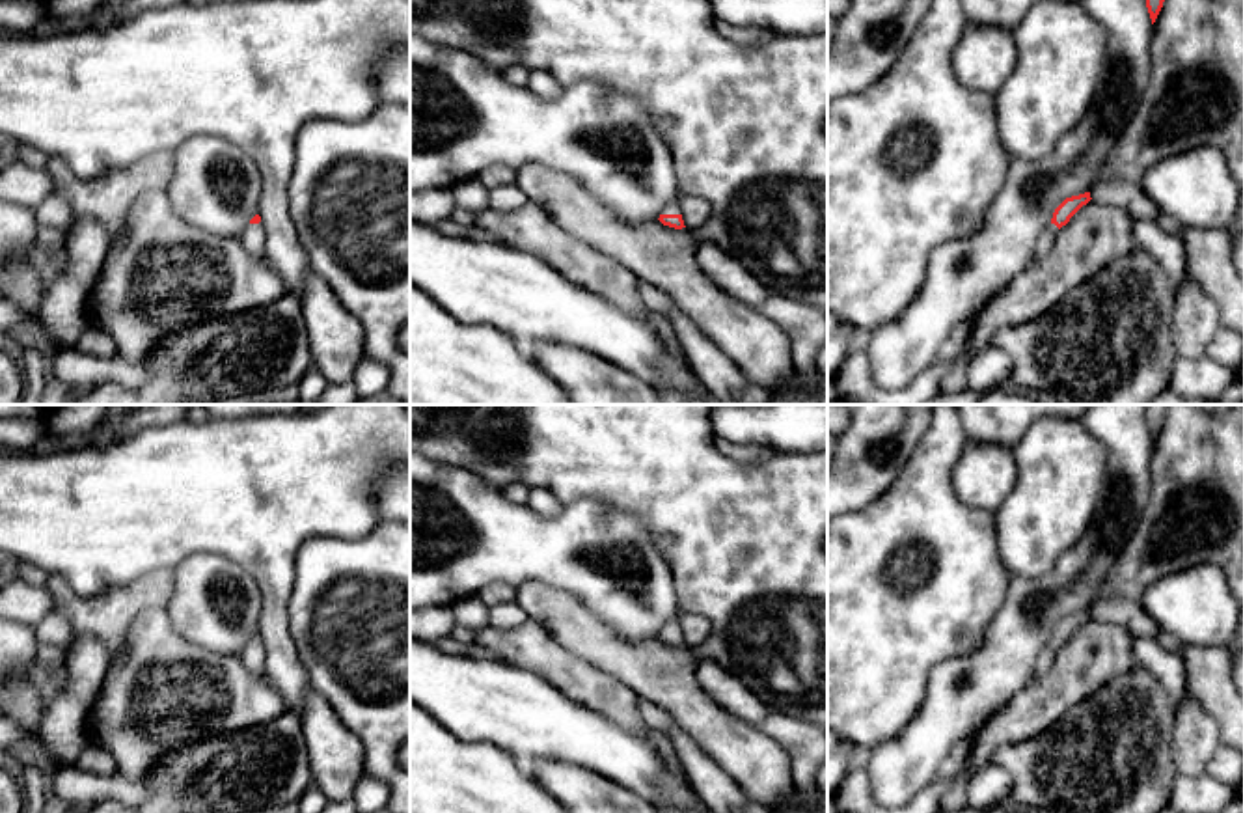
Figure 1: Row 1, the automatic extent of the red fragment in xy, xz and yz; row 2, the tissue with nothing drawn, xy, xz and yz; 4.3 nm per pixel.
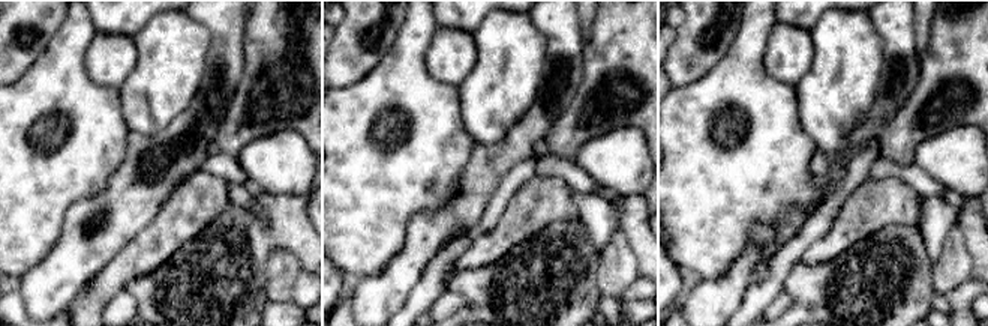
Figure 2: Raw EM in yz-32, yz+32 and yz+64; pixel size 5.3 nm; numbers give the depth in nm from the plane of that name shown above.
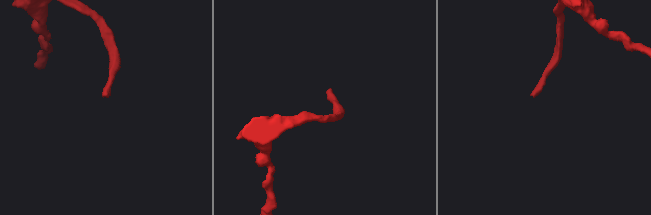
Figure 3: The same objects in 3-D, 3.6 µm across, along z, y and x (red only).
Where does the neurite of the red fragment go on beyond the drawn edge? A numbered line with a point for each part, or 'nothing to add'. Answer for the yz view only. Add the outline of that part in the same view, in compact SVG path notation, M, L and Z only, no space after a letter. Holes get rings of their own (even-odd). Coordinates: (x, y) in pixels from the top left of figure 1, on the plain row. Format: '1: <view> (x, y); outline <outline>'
1: yz (1048, 655); outline M1049 641L1049 645L1040 653L1031 682L1038 681L1053 664L1059 653L1059 645Z

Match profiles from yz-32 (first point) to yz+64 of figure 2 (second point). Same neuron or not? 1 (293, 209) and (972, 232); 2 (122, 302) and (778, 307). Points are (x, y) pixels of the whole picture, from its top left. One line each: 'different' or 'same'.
1: same
2: same

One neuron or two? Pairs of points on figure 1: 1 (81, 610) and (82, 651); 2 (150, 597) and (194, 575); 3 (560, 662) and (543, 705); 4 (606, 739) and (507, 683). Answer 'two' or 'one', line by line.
1: two
2: two
3: two
4: one

